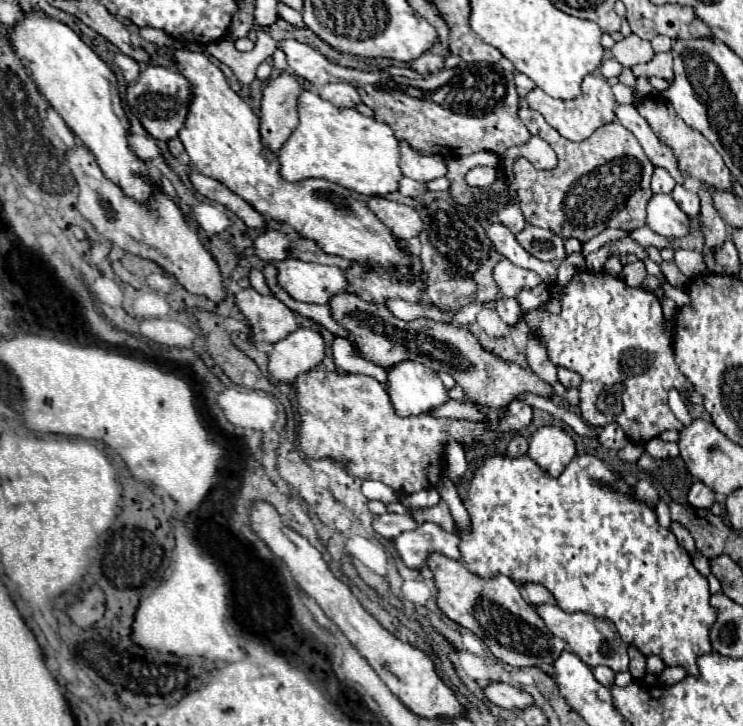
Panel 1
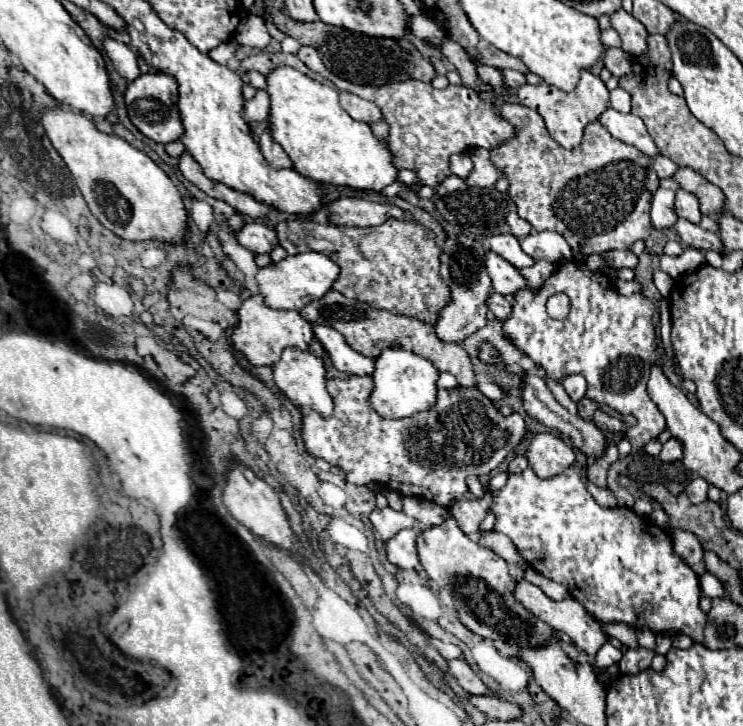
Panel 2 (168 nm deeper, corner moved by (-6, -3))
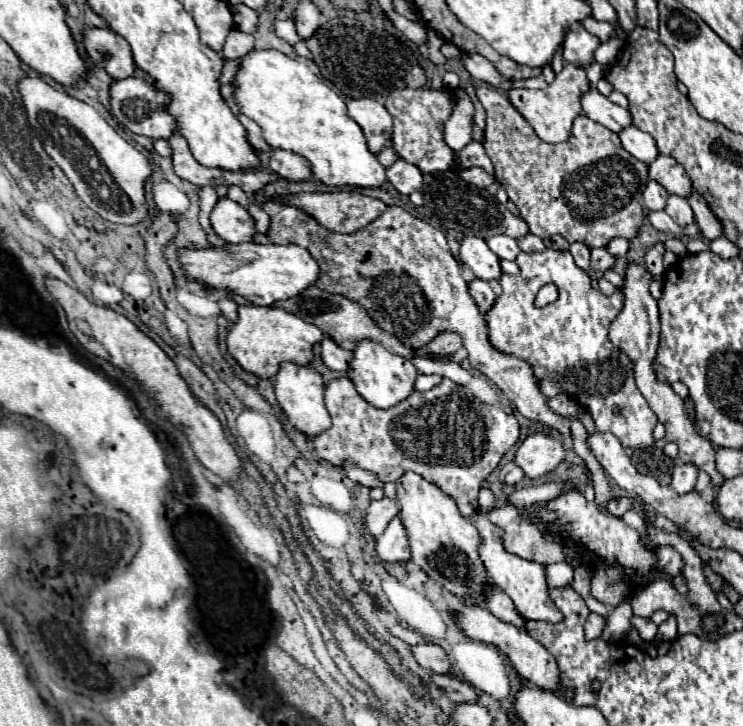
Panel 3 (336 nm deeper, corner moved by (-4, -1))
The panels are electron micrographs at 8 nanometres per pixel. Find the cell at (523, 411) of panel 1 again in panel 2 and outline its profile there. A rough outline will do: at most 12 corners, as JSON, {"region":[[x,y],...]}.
{"region":[[369,376],[327,380],[307,452],[351,484],[449,506],[525,436],[477,388],[399,420]]}

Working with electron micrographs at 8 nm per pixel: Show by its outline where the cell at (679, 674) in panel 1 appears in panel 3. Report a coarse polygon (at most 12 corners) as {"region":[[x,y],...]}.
{"region":[[631,618],[643,640],[653,640],[657,636],[657,624],[649,618]]}

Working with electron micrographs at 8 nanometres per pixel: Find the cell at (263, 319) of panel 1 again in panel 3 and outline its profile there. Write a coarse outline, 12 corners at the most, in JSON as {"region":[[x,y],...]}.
{"region":[[239,306],[227,350],[247,372],[309,364],[323,332],[277,306]]}

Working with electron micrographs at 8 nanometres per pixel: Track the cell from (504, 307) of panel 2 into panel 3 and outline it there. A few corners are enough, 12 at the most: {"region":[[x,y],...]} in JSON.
{"region":[[473,280],[469,294],[483,314],[497,300],[497,290],[485,280]]}

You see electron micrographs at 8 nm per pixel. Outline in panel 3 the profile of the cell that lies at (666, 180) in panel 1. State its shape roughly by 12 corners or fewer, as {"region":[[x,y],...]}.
{"region":[[637,128],[619,134],[623,148],[651,164],[659,156],[655,140]]}

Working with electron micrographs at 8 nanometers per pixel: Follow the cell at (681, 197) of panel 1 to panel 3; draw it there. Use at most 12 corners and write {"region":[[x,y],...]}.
{"region":[[669,196],[665,212],[677,224],[695,222],[689,202]]}

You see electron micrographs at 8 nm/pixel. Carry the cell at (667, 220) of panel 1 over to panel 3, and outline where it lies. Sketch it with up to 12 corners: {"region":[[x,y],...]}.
{"region":[[649,180],[643,204],[649,210],[663,210],[669,192]]}

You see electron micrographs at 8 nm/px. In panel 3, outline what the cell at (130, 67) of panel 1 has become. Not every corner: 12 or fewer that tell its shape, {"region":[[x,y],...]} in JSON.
{"region":[[105,28],[85,30],[85,48],[113,80],[133,76],[125,38]]}

